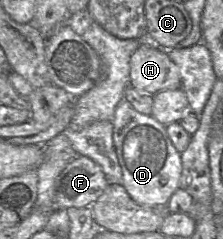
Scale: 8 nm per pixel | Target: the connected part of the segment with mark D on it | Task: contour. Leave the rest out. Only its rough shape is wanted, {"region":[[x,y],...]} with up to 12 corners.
{"region":[[121,99],[113,144],[121,185],[164,207],[181,153],[166,125]]}

